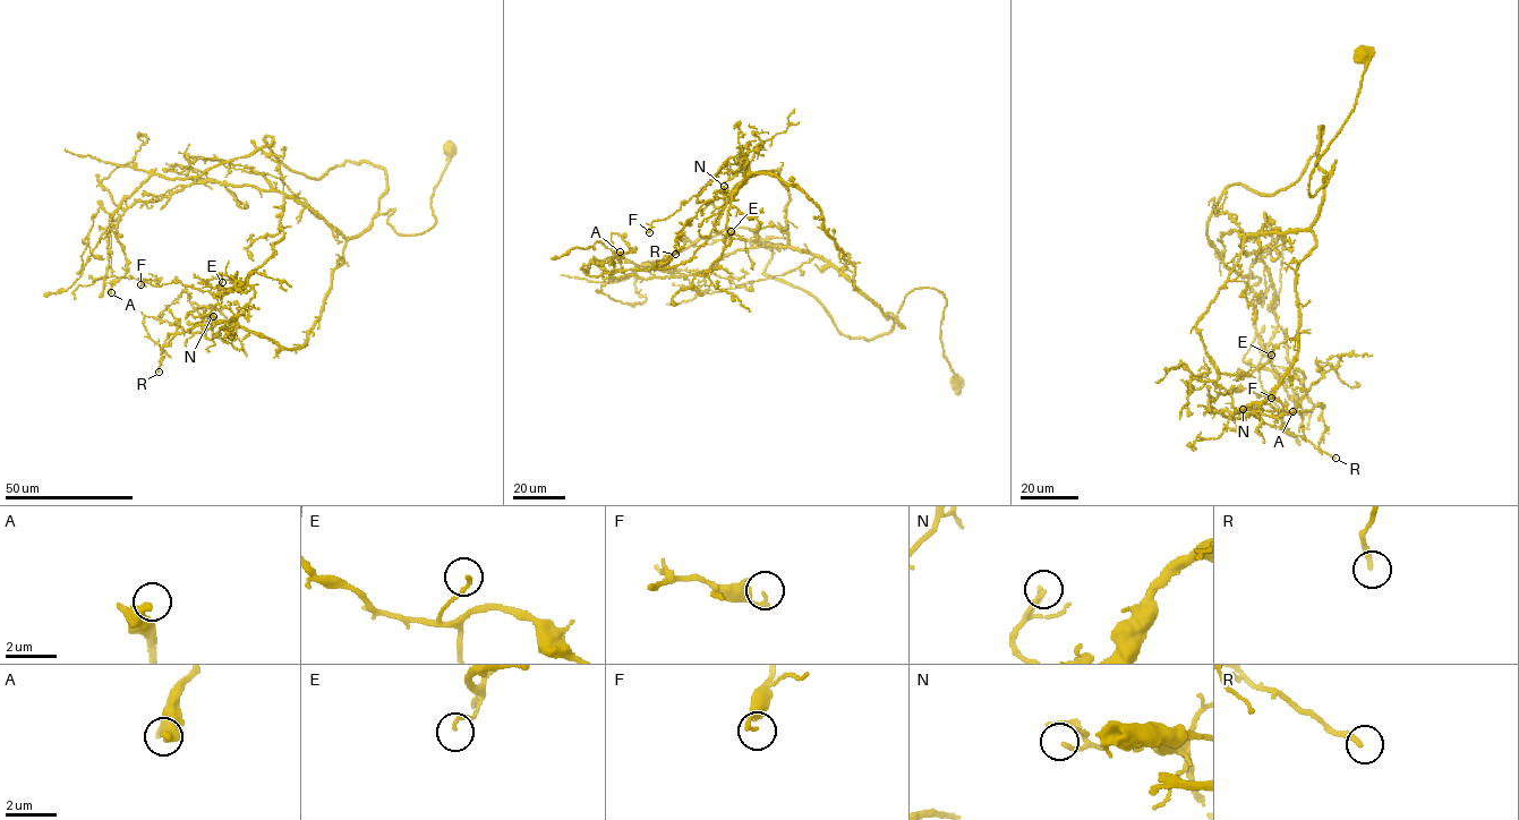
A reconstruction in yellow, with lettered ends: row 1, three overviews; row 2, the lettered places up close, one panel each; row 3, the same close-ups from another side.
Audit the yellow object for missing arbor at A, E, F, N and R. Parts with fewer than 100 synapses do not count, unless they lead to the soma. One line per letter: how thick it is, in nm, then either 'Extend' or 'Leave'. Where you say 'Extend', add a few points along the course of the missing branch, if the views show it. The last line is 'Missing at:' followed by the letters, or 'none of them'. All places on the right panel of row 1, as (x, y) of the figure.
A: Thickness 480 nm. Leave
E: Thickness 110 nm. Leave
F: Thickness 140 nm. Leave
N: Thickness 160 nm. Leave
R: Thickness 200 nm. Leave
Missing at: none of them

